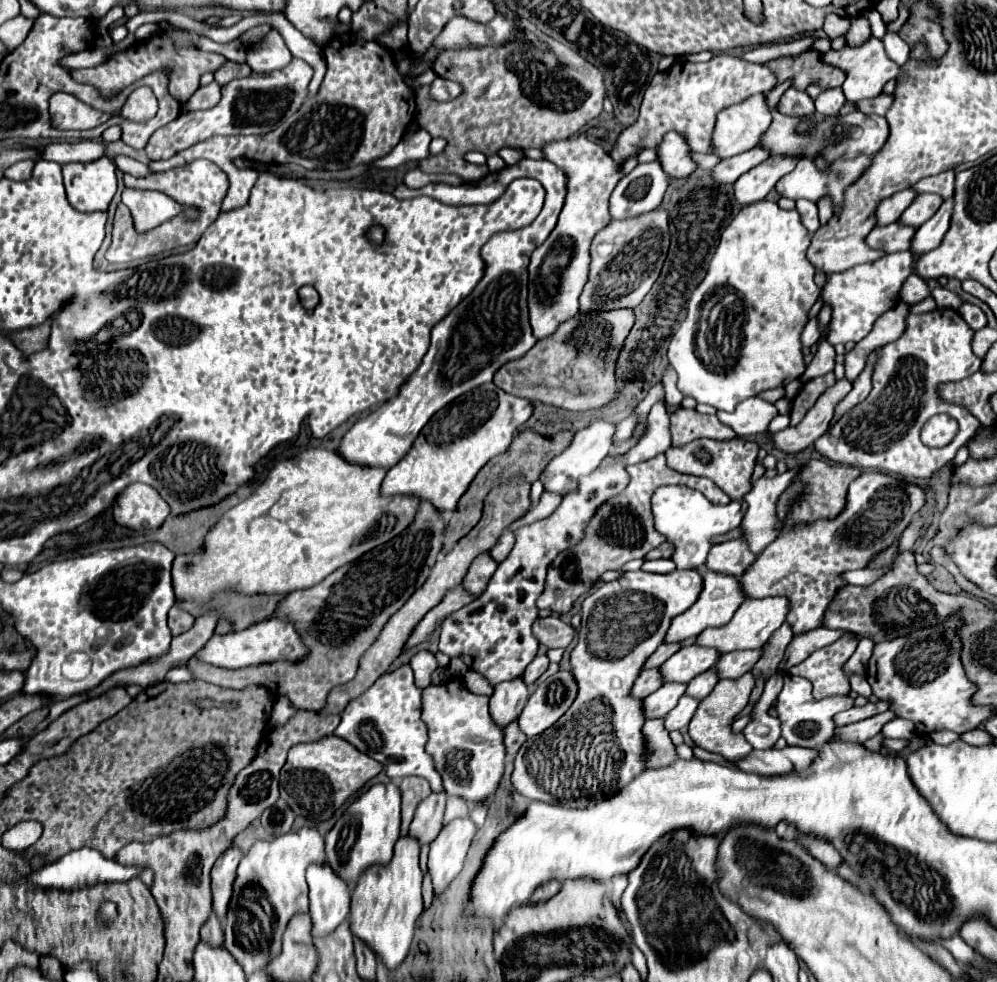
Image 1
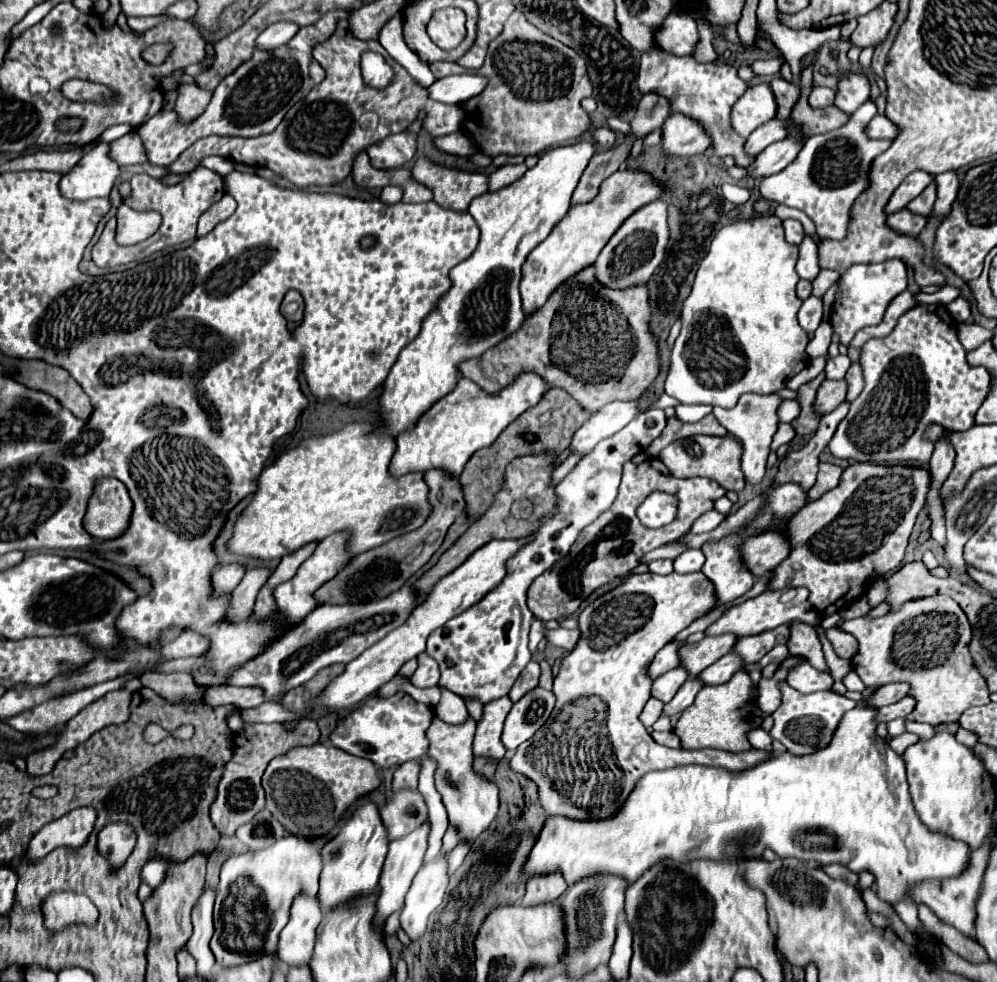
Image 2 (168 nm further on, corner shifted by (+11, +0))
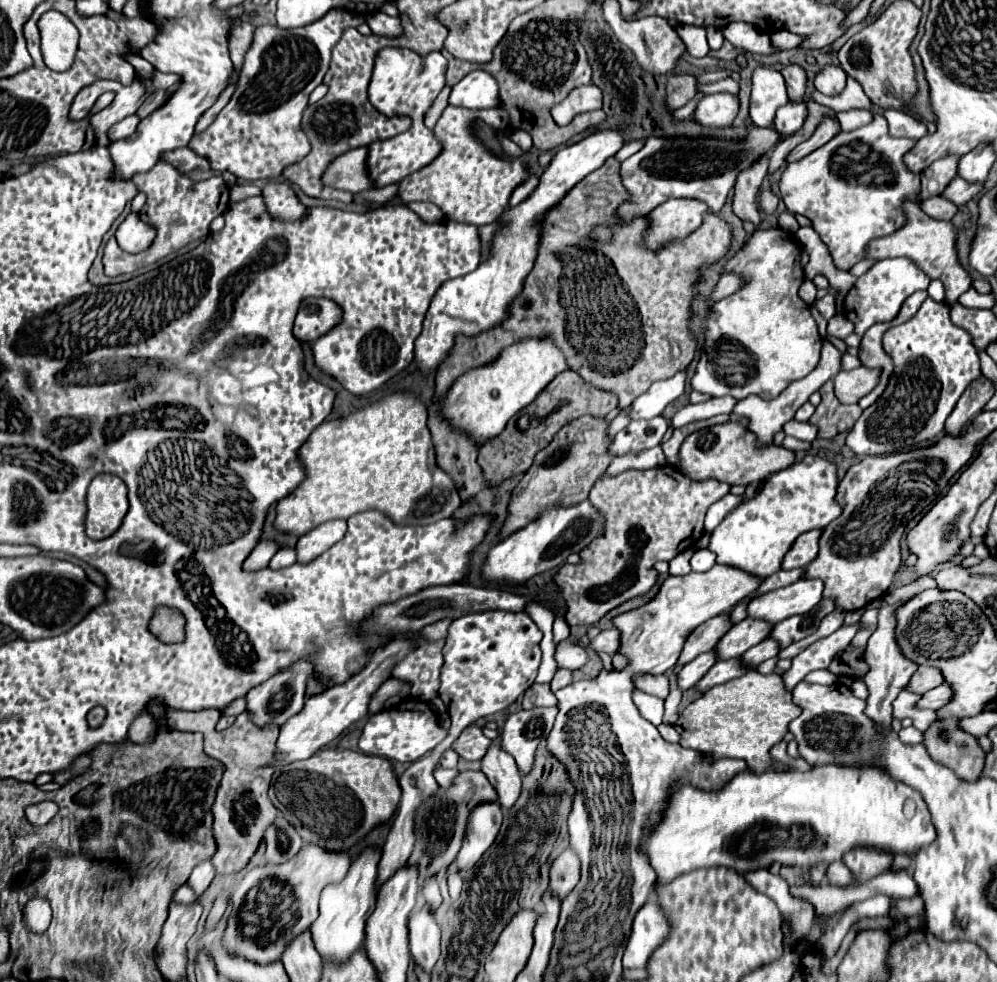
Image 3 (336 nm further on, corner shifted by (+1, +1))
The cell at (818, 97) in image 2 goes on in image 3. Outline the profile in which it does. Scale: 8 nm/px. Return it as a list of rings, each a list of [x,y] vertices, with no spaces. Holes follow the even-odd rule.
[[[825,66],[817,76],[815,76],[815,88],[821,92],[821,94],[827,94],[827,96],[835,96],[839,92],[843,92],[845,88],[845,80],[847,80],[847,74],[839,68],[839,66]]]

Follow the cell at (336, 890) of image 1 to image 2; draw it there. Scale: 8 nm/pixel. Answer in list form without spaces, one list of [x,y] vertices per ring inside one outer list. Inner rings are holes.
[[[299,893],[291,905],[291,917],[281,931],[277,955],[287,965],[303,965],[313,957],[313,945],[317,937],[317,925],[321,923],[323,909],[317,897]]]

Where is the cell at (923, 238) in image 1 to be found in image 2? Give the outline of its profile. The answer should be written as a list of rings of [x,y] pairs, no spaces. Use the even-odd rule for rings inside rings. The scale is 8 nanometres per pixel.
[[[955,171],[939,173],[935,177],[935,185],[937,185],[937,201],[935,201],[933,211],[927,219],[943,219],[949,213],[951,203],[957,195],[957,189],[959,189],[959,179],[957,179]]]

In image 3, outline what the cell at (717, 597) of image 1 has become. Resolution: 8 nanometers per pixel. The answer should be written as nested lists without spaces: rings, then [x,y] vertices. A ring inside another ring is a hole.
[[[807,454],[801,462],[771,474],[753,498],[743,500],[731,510],[713,530],[709,550],[717,554],[719,564],[747,570],[759,578],[771,576],[781,570],[783,556],[799,534],[813,528],[825,528],[841,514],[843,508],[835,500],[837,484],[837,466],[821,456]]]

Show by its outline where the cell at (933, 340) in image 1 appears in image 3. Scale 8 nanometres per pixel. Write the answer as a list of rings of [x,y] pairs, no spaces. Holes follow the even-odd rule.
[[[931,298],[923,302],[909,322],[885,332],[883,348],[893,358],[895,370],[885,394],[875,406],[863,410],[853,430],[847,434],[847,446],[857,456],[893,454],[909,450],[919,442],[939,440],[945,420],[959,396],[971,380],[981,376],[971,334],[951,322],[947,304],[933,302]]]

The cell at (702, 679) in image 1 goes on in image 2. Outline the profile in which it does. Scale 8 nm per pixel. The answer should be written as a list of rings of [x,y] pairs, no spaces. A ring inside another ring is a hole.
[[[733,653],[721,657],[719,661],[715,661],[713,665],[709,665],[707,669],[703,669],[699,673],[699,679],[703,681],[703,685],[719,685],[719,683],[725,683],[731,679],[731,675],[735,671],[739,671],[743,667],[741,659]]]

